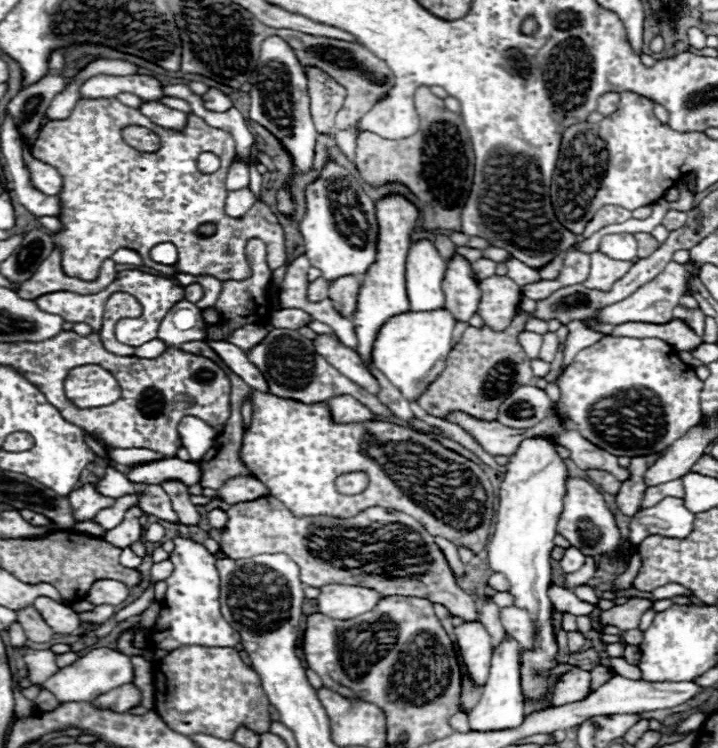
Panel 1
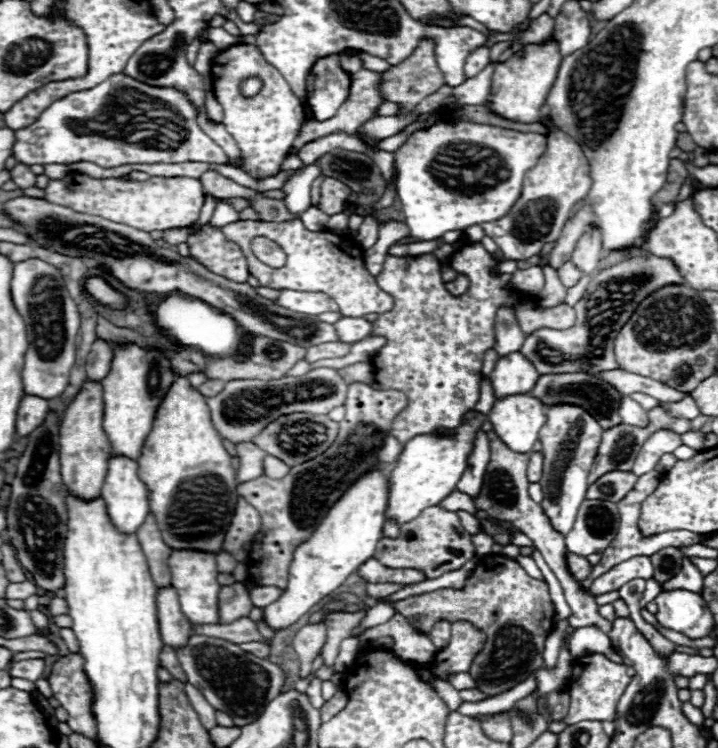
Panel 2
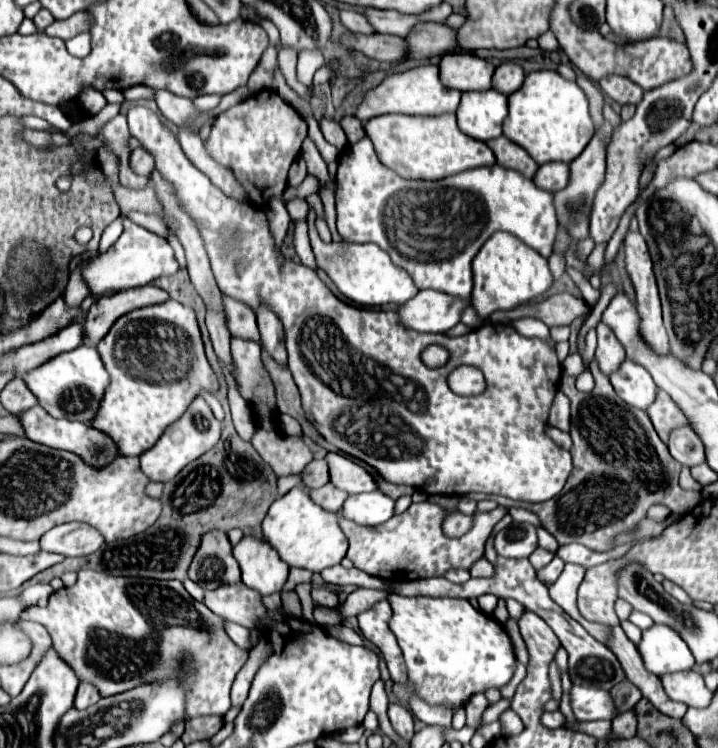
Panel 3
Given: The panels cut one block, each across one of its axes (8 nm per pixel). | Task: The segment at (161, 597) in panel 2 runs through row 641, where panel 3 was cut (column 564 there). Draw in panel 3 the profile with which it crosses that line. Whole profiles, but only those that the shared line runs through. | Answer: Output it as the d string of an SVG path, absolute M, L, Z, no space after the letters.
M566 162L542 164L534 176L534 184L538 184L538 188L546 188L548 192L558 192L566 188L568 180L570 180L570 164Z

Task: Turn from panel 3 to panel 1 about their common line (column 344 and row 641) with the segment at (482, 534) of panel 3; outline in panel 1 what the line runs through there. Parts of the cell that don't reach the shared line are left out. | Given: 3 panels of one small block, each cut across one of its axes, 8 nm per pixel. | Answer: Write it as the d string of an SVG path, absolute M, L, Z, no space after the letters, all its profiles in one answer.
M516 606L500 608L500 620L508 634L516 638L522 648L534 650L534 624L526 610L520 610Z

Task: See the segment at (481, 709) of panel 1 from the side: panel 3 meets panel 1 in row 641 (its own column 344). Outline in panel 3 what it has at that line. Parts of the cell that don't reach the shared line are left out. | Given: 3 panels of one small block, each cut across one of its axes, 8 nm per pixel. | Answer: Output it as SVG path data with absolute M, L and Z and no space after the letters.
M382 492L354 494L348 496L340 512L362 526L378 526L394 516L394 500Z

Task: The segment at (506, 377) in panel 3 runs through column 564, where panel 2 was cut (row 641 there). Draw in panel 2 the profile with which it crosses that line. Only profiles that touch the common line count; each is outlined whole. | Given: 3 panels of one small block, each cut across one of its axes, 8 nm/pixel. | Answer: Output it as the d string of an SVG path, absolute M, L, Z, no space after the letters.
M454 622L448 648L440 650L434 656L430 670L442 680L448 680L448 674L454 672L468 672L472 658L482 650L482 642L484 642L484 634L476 632L472 624Z

